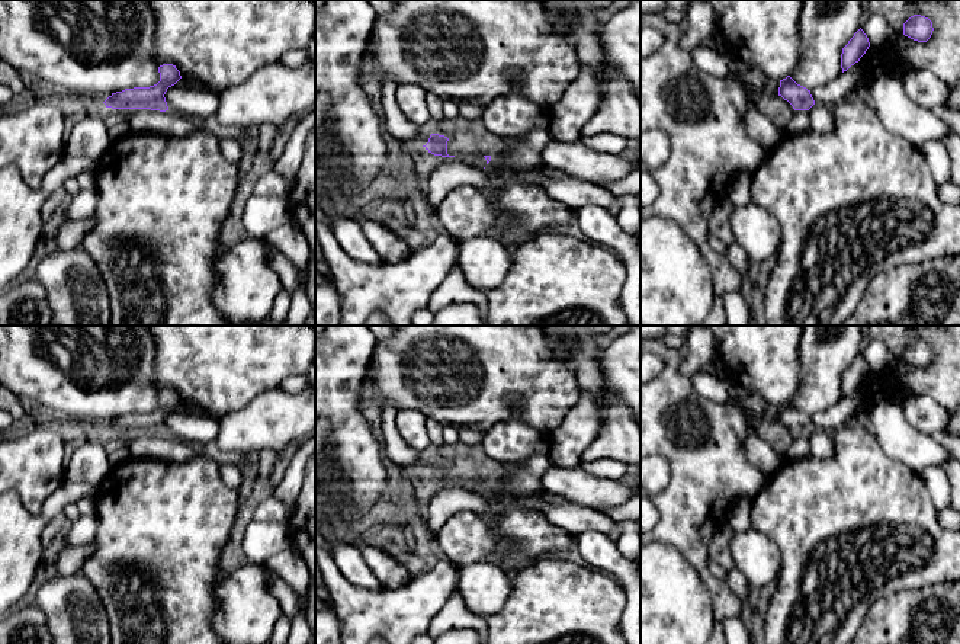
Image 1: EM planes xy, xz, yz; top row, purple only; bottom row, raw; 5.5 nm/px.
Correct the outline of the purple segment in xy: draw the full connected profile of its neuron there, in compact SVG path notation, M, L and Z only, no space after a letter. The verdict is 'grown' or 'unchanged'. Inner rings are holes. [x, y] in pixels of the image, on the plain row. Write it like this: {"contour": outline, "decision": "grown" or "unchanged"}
{"contour": "M163 390L158 393L160 407L150 413L134 413L112 419L103 429L112 435L151 435L166 438L168 436L166 427L166 417L174 411L180 404L180 397L173 390Z", "decision": "unchanged"}

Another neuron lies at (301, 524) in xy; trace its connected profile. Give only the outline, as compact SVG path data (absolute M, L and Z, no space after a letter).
M315 454L306 464L301 491L286 522L292 547L304 558L311 574L306 615L315 640Z

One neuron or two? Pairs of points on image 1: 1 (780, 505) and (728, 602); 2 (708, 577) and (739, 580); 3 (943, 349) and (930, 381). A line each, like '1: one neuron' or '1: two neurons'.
1: two neurons
2: two neurons
3: one neuron

